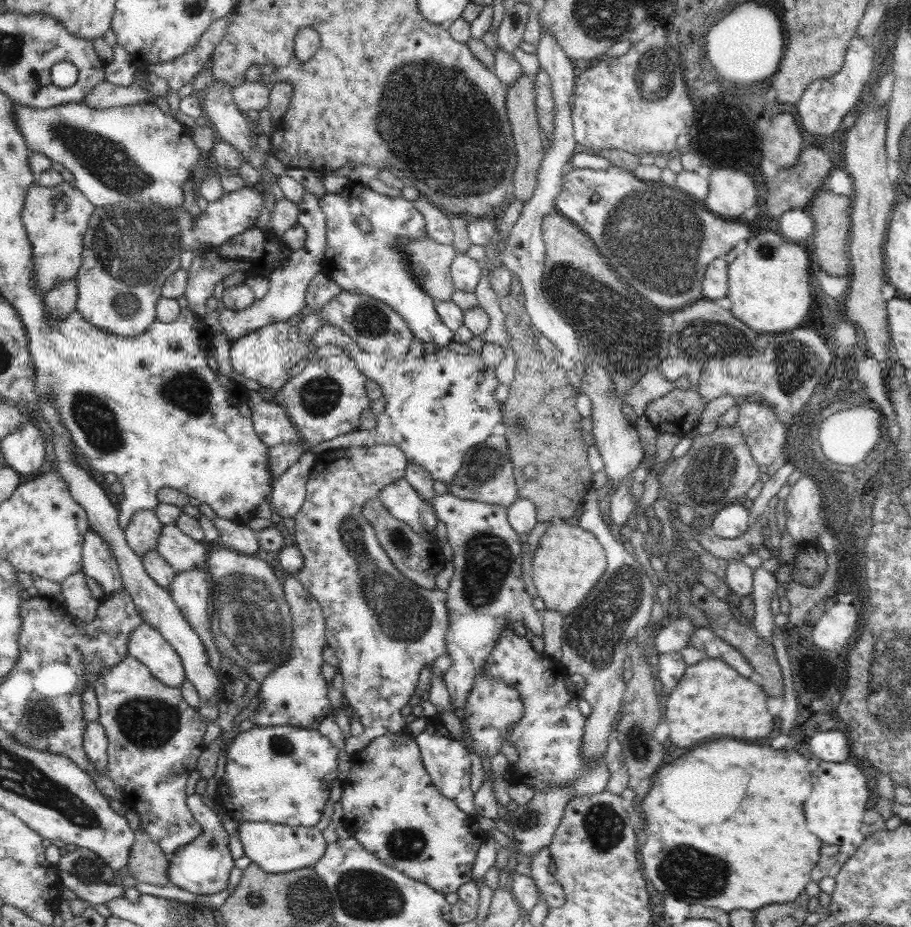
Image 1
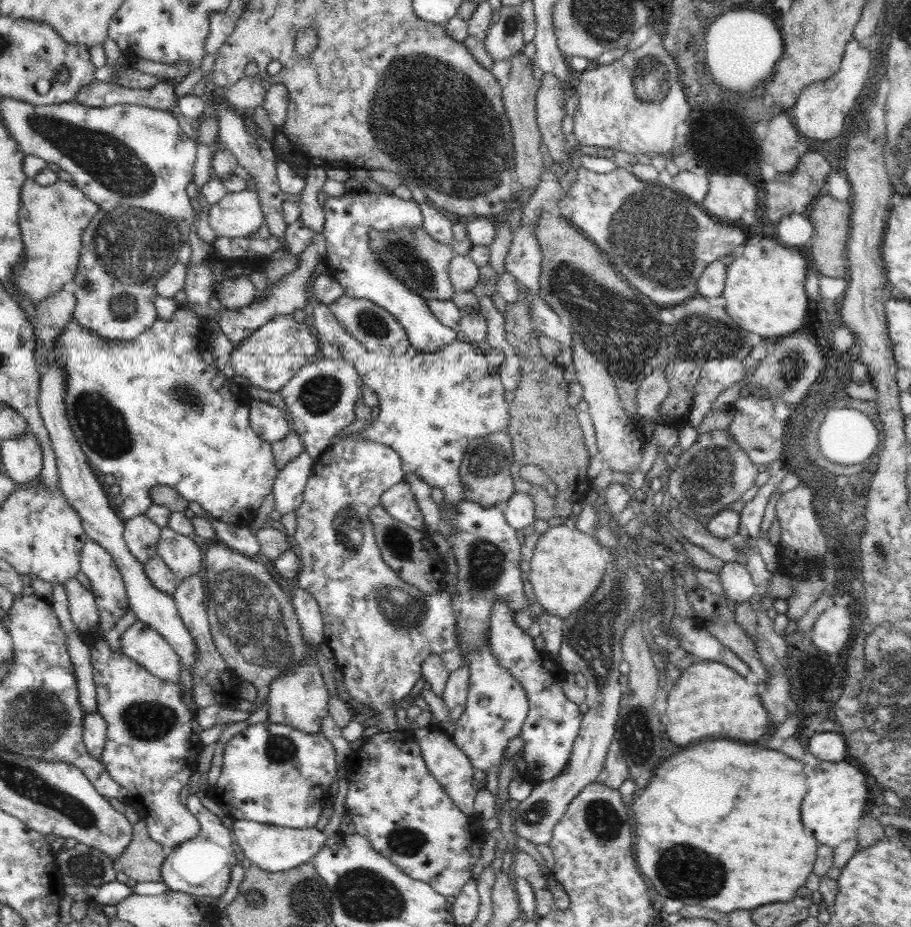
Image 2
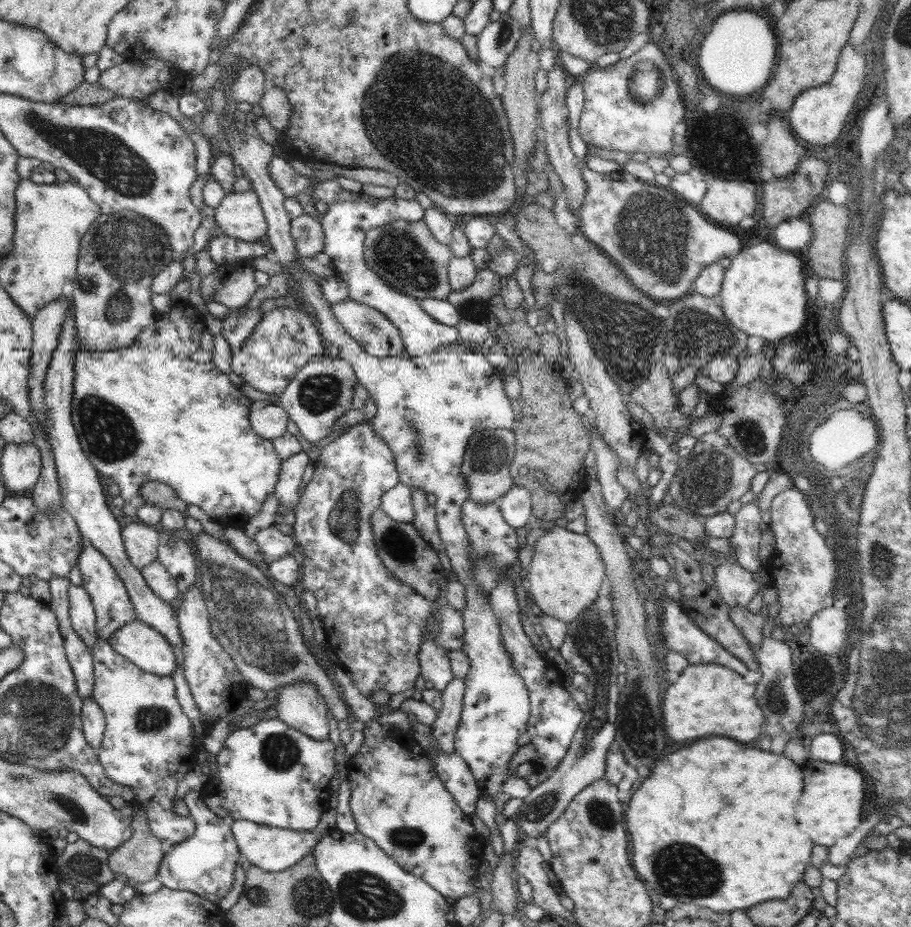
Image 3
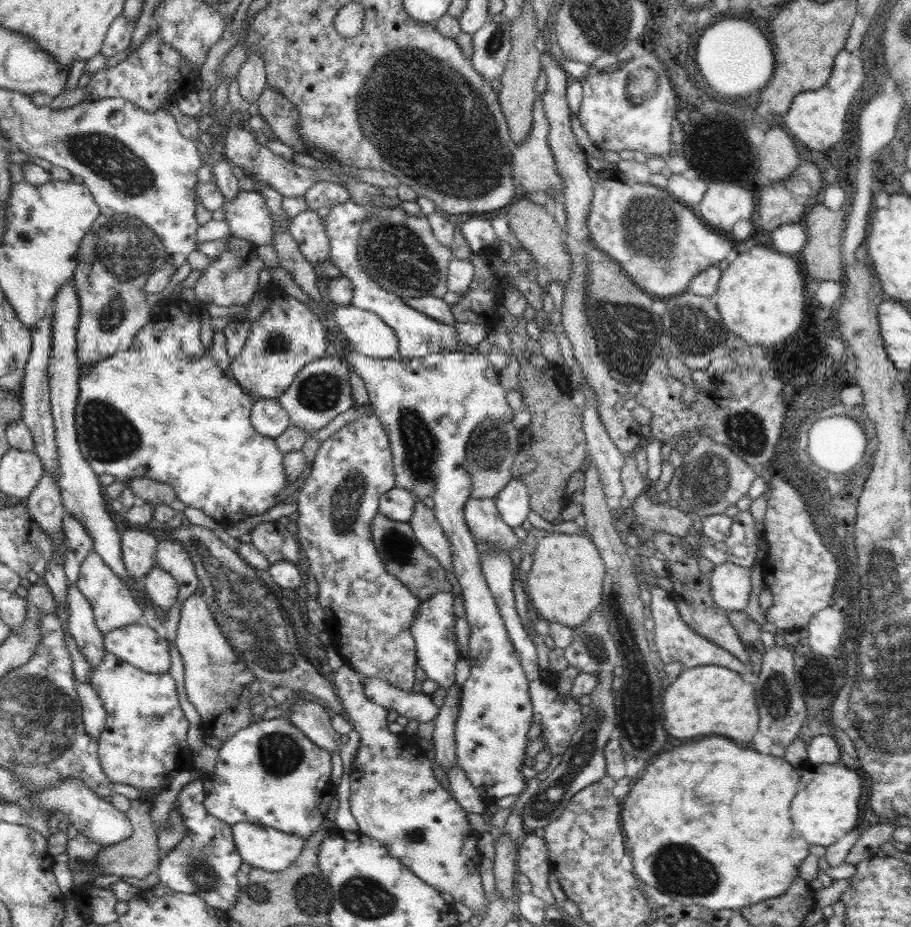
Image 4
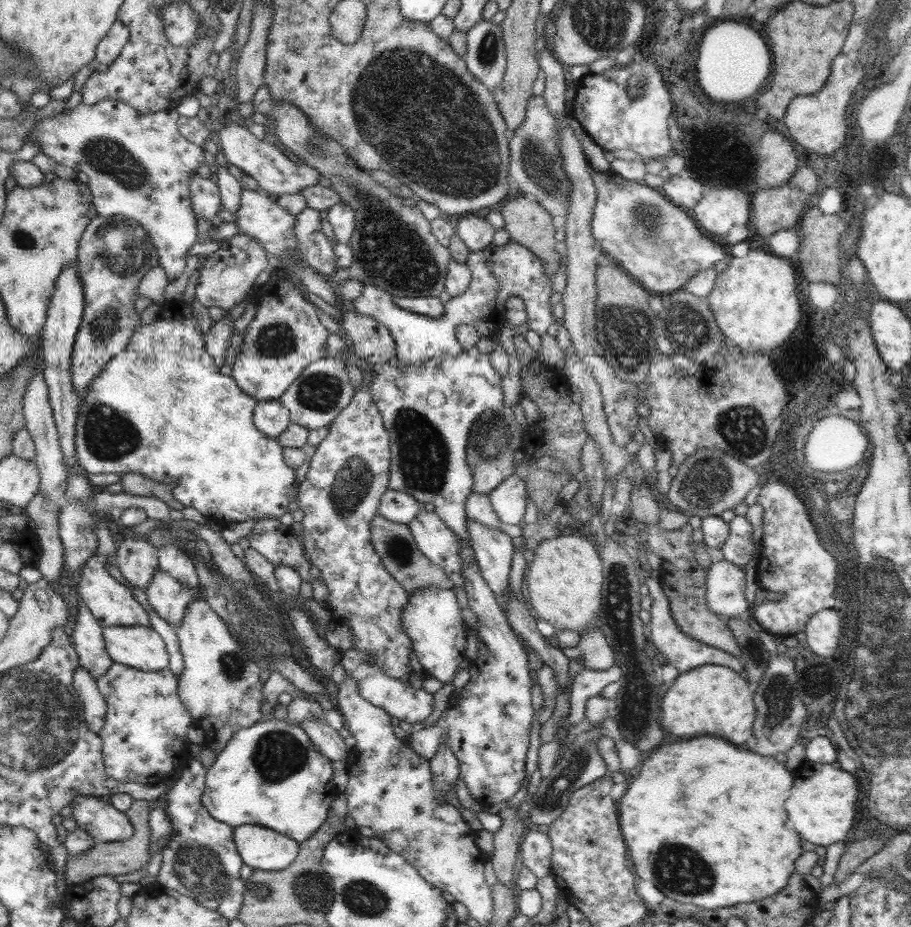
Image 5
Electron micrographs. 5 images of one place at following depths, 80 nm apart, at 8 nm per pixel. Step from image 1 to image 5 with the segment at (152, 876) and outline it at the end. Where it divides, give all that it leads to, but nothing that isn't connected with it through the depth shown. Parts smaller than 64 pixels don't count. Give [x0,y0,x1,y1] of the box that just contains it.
[64,800,150,886]

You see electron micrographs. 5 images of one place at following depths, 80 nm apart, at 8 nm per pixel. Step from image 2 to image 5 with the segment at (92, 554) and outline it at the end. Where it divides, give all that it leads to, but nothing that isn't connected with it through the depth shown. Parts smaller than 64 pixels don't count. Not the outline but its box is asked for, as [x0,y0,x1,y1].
[78,555,151,628]

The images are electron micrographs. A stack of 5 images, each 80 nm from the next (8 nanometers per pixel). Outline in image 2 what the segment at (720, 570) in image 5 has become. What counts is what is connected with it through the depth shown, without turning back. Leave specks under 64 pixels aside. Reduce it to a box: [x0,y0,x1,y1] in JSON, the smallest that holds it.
[720,561,756,603]

